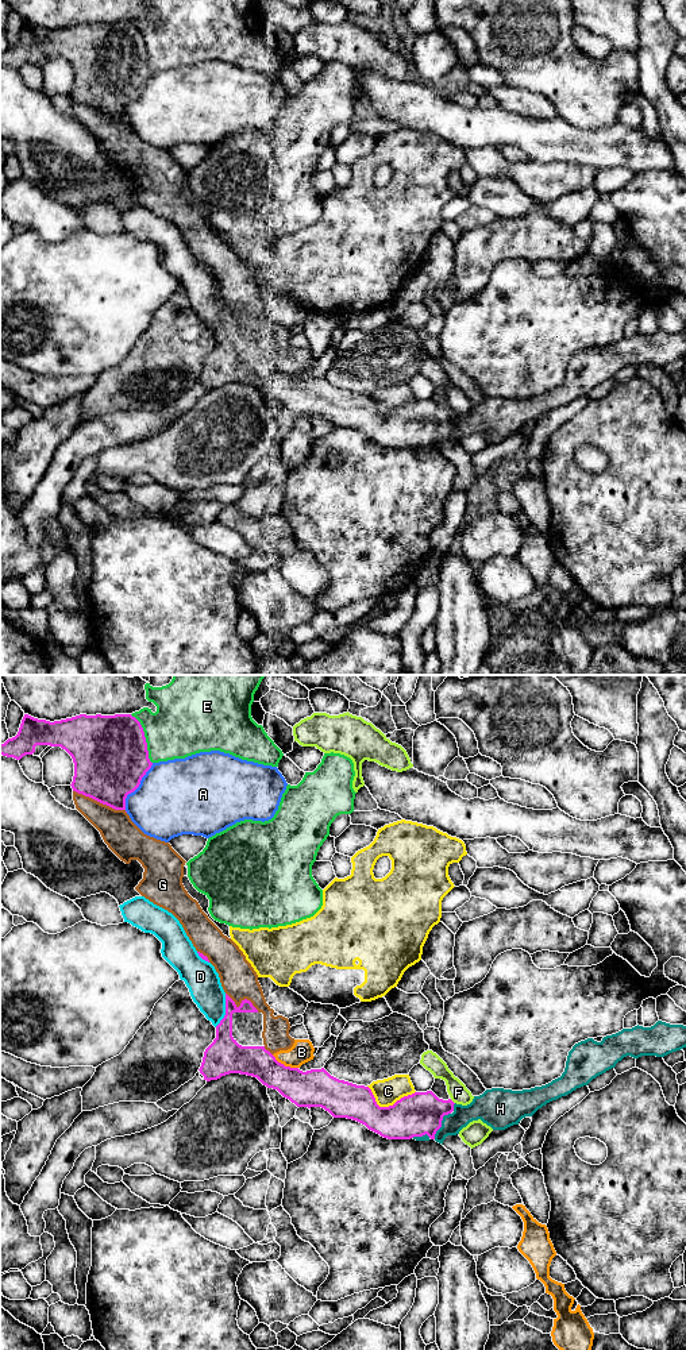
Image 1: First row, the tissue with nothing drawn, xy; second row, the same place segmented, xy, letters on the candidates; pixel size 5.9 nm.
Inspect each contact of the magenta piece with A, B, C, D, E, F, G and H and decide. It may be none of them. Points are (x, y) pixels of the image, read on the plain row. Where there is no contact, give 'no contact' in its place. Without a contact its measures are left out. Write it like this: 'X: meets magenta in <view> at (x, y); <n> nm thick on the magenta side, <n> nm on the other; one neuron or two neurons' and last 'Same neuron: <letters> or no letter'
A: meets magenta in xy at (135, 97); 440 nm thick on the magenta side, 440 nm on the other; two neurons
B: meets magenta in xy at (284, 374); 220 nm thick on the magenta side, 140 nm on the other; two neurons
C: meets magenta in xy at (389, 415); 260 nm thick on the magenta side, 160 nm on the other; two neurons
D: meets magenta in xy at (226, 319); 190 nm thick on the magenta side, 200 nm on the other; two neurons
E: meets magenta in xy at (145, 47); 440 nm thick on the magenta side, 380 nm on the other; two neurons
F: meets magenta in xy at (453, 411); 260 nm thick on the magenta side, 120 nm on the other; two neurons
G: meets magenta in xy at (100, 111); 420 nm thick on the magenta side, 220 nm on the other; two neurons
H: meets magenta in xy at (440, 434); 260 nm thick on the magenta side, 120 nm on the other; one neuron
Same neuron: H

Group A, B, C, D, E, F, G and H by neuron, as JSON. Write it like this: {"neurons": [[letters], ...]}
{"neurons": [["A"], ["B", "G"], ["C"], ["D"], ["E"], ["F"], ["H"]]}

